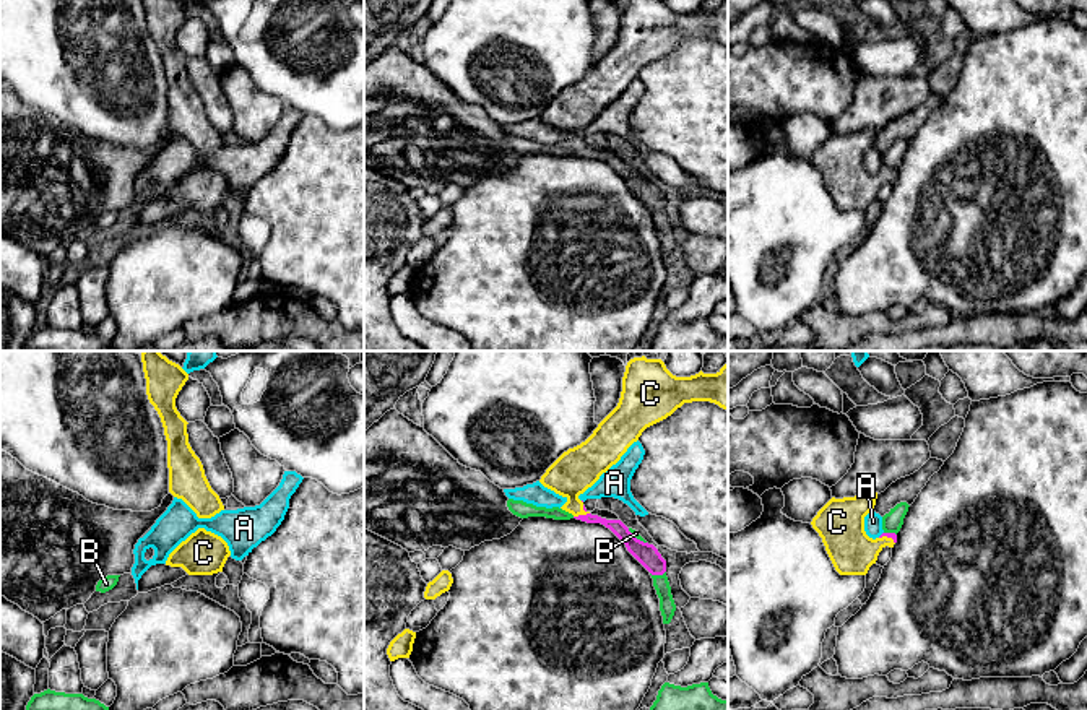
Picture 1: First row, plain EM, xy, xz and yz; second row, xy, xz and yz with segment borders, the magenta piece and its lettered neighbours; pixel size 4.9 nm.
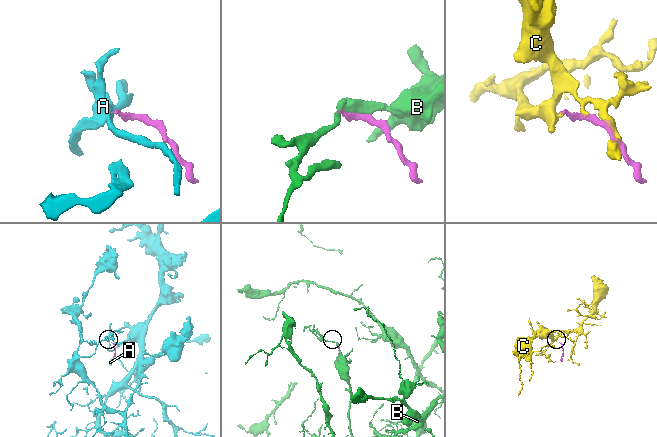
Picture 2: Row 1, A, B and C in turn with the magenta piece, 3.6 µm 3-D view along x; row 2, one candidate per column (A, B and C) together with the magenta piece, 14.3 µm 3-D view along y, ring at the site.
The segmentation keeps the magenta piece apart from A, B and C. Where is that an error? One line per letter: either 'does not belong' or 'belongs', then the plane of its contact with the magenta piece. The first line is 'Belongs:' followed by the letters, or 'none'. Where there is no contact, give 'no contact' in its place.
Belongs: C
A: does not belong; meets magenta in yz
B: does not belong; meets magenta in xz
C: belongs; meets magenta in xz

